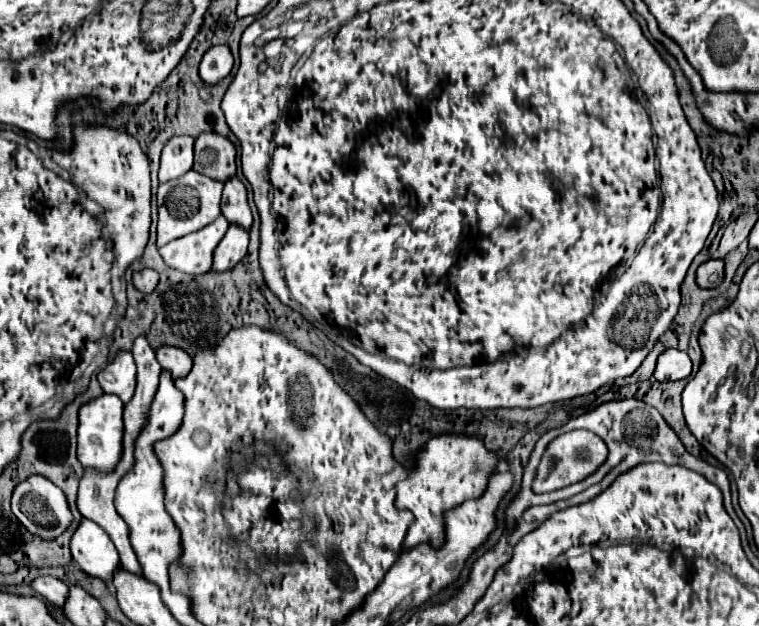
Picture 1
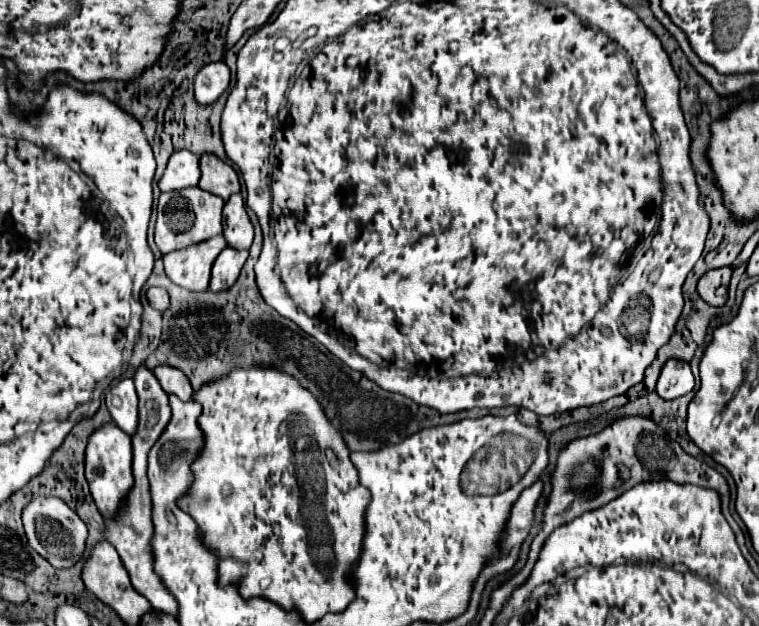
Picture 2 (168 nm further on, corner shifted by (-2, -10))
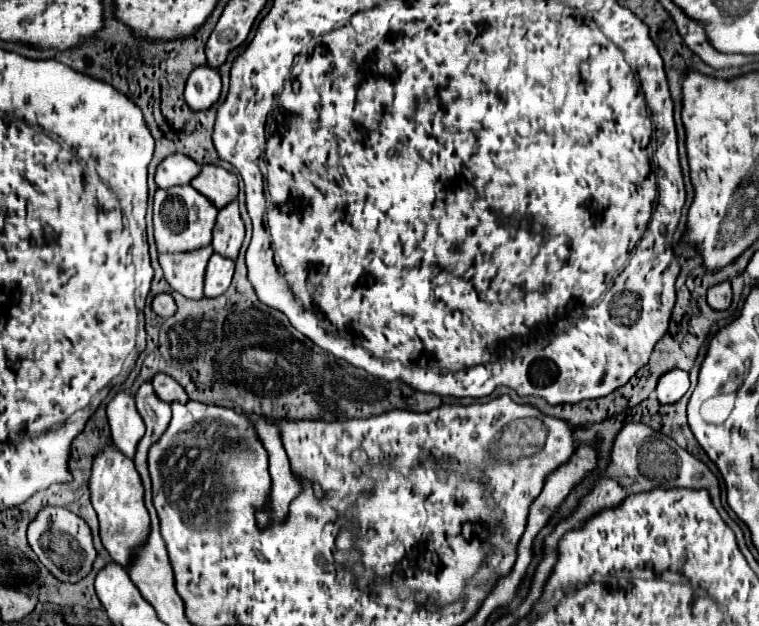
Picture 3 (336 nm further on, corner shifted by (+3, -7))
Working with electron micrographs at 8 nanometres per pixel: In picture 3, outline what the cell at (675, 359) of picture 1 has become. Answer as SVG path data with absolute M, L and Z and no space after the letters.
M672 368L670 372L660 376L658 386L656 386L656 396L658 396L660 404L672 404L672 402L680 400L688 388L690 388L688 372L680 370L680 368Z

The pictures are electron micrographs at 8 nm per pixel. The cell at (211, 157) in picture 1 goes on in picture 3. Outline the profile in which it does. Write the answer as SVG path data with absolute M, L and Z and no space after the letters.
M204 164L200 174L190 184L200 194L204 194L216 208L230 204L238 196L238 178L222 166Z

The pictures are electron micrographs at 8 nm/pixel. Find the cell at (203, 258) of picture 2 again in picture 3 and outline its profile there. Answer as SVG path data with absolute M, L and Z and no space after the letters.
M204 246L192 252L160 254L160 266L164 270L166 282L190 300L200 300L204 296L204 270L208 258L214 254L212 246Z

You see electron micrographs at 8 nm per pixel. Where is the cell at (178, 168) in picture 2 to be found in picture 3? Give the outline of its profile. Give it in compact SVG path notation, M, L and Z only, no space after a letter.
M172 154L158 164L156 184L158 188L170 188L178 184L188 184L194 176L198 176L200 166L188 158L186 154Z

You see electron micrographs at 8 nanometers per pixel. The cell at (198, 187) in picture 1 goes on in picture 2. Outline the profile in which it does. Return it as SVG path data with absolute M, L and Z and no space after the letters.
M187 187L181 191L161 193L159 207L157 207L157 223L155 223L155 243L159 251L165 255L175 249L183 249L215 235L223 233L223 199L213 193L207 193L199 187Z

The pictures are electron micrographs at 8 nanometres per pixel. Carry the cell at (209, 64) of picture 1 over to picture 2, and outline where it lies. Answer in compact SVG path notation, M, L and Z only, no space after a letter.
M223 61L207 63L195 77L195 101L199 105L215 103L229 87L229 67Z

